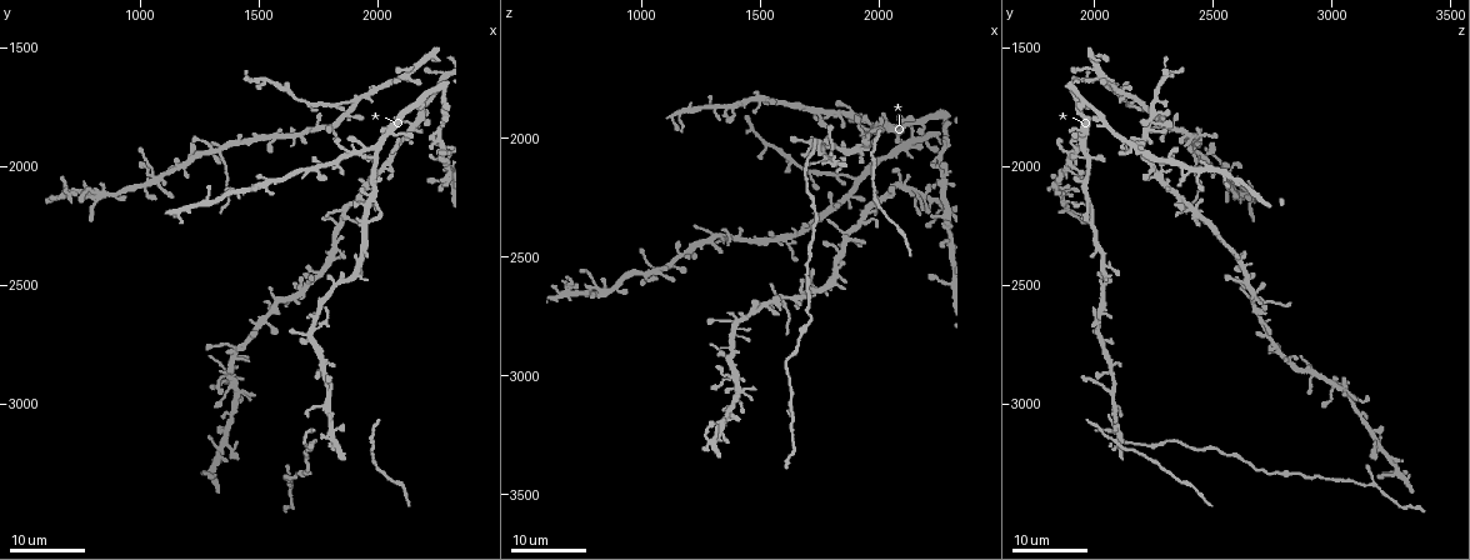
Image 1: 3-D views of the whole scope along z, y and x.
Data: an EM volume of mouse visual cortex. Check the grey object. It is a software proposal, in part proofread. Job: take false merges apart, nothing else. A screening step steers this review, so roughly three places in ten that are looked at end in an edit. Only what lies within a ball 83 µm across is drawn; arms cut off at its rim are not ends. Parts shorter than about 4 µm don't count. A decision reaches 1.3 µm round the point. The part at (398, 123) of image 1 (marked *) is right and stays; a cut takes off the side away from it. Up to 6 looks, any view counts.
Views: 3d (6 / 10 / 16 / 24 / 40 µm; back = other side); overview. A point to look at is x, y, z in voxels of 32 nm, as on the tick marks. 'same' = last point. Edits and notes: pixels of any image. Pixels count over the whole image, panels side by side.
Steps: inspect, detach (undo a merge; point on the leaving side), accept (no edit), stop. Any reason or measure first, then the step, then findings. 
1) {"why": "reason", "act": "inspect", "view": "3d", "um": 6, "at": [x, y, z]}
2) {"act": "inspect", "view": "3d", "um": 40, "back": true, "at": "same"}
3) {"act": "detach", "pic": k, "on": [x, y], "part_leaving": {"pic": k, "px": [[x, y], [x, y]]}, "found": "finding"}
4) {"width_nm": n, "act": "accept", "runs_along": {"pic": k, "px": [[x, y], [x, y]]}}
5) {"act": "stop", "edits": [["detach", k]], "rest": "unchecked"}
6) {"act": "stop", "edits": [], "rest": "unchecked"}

{"why": "thin arm on a thick one", "act": "inspect", "view": "3d", "um": 16, "at": [1980, 1970, 1960]}

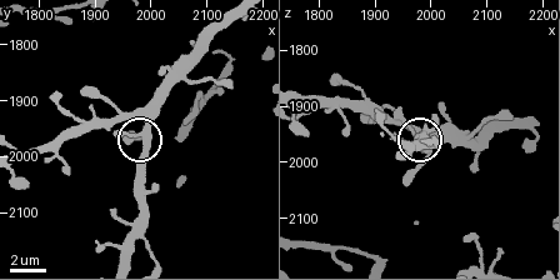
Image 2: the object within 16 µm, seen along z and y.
{"act": "inspect", "view": "3d", "um": 10, "at": "same"}

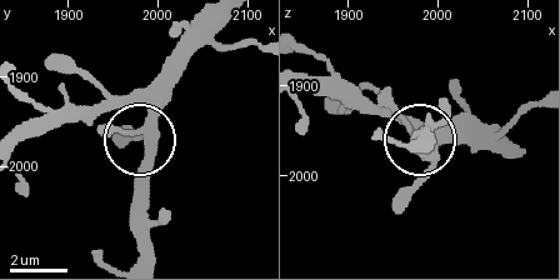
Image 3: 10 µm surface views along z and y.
{"act": "inspect", "view": "3d", "um": 10, "back": true, "at": "same"}

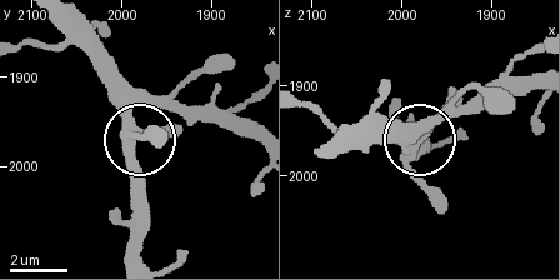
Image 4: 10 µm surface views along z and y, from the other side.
{"side_arm_um": 34, "act": "accept", "found": "all the same neuron"}

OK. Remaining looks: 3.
{"why": "thin arm on a thick one", "act": "inspect", "view": "3d", "um": 16, "at": [1330, 1940, 2420]}

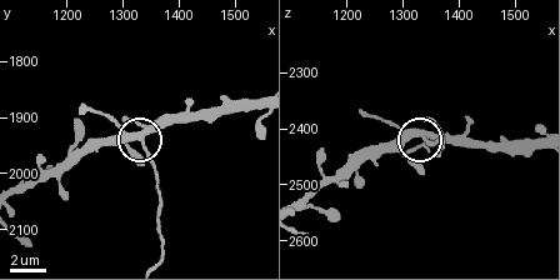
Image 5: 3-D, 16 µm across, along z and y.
{"act": "inspect", "view": "3d", "um": 6, "at": [1330, 1935, 2410]}

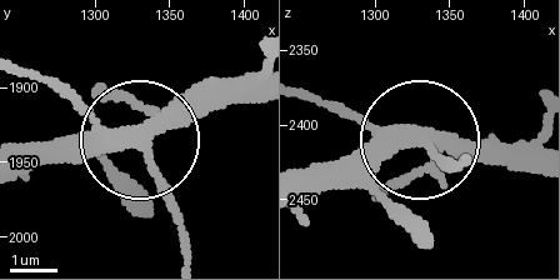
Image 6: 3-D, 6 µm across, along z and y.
{"width_nm": 320, "act": "accept", "runs_along": {"pic": 6, "px": [[250, 78], [203, 85], [146, 141], [186, 233]]}, "found": "continuous, no second neuron"}

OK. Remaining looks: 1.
{"act": "stop", "edits": [], "rest": "unchecked"}

